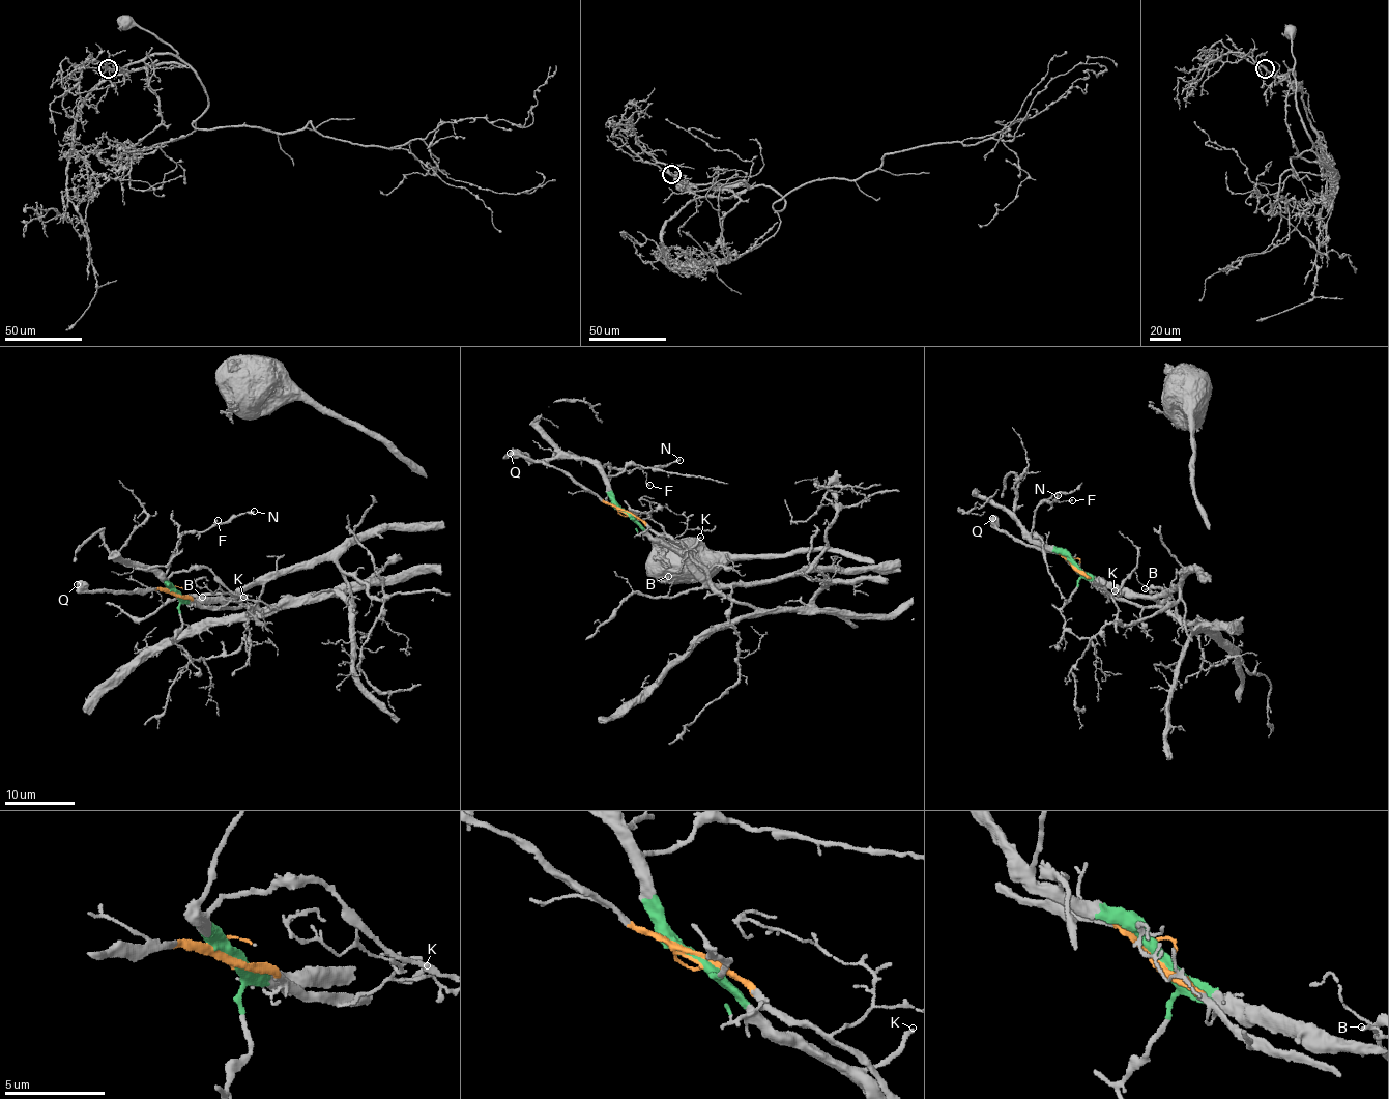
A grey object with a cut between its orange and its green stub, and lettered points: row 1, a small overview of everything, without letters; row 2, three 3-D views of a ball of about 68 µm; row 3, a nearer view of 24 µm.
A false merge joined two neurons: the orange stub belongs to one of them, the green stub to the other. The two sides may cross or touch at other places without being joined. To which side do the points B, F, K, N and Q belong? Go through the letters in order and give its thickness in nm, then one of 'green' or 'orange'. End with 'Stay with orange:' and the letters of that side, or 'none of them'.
B: 140 nm | green
F: 150 nm | green
K: 200 nm | green
N: 240 nm | green
Q: 700 nm | orange
Stay with orange: Q

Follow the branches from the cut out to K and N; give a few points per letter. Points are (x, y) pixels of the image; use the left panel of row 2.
K: (174, 593), (195, 600), (237, 601), (242, 596)
N: (174, 593), (167, 585), (165, 577), (173, 549), (183, 533), (204, 532), (255, 510)

